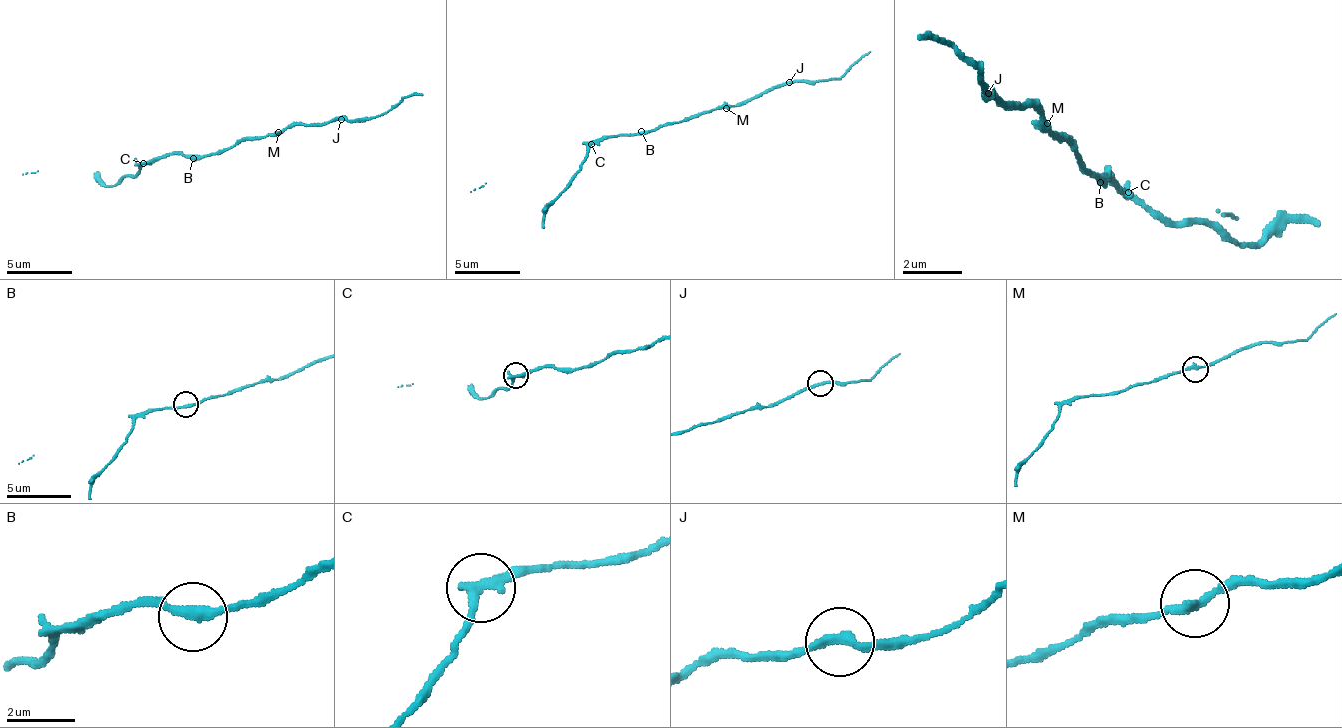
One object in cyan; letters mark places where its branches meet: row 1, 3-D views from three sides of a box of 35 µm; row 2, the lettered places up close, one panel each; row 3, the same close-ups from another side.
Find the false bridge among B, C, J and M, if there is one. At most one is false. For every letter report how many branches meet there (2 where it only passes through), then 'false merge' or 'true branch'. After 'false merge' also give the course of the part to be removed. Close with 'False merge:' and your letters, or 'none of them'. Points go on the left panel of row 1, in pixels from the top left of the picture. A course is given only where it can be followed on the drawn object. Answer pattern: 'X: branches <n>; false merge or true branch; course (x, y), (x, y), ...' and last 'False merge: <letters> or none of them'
B: branches 2; true branch
C: branches 2; false merge; course (143, 162), (117, 185), (97, 175), (97, 178)
J: branches 2; true branch
M: branches 2; true branch
False merge: C

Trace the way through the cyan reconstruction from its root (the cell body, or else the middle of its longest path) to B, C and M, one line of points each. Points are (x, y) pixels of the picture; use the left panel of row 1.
B: (216, 152), (193, 158)
C: (216, 152), (206, 155), (160, 155), (143, 162)
M: (216, 152), (226, 152), (269, 132), (278, 132)

